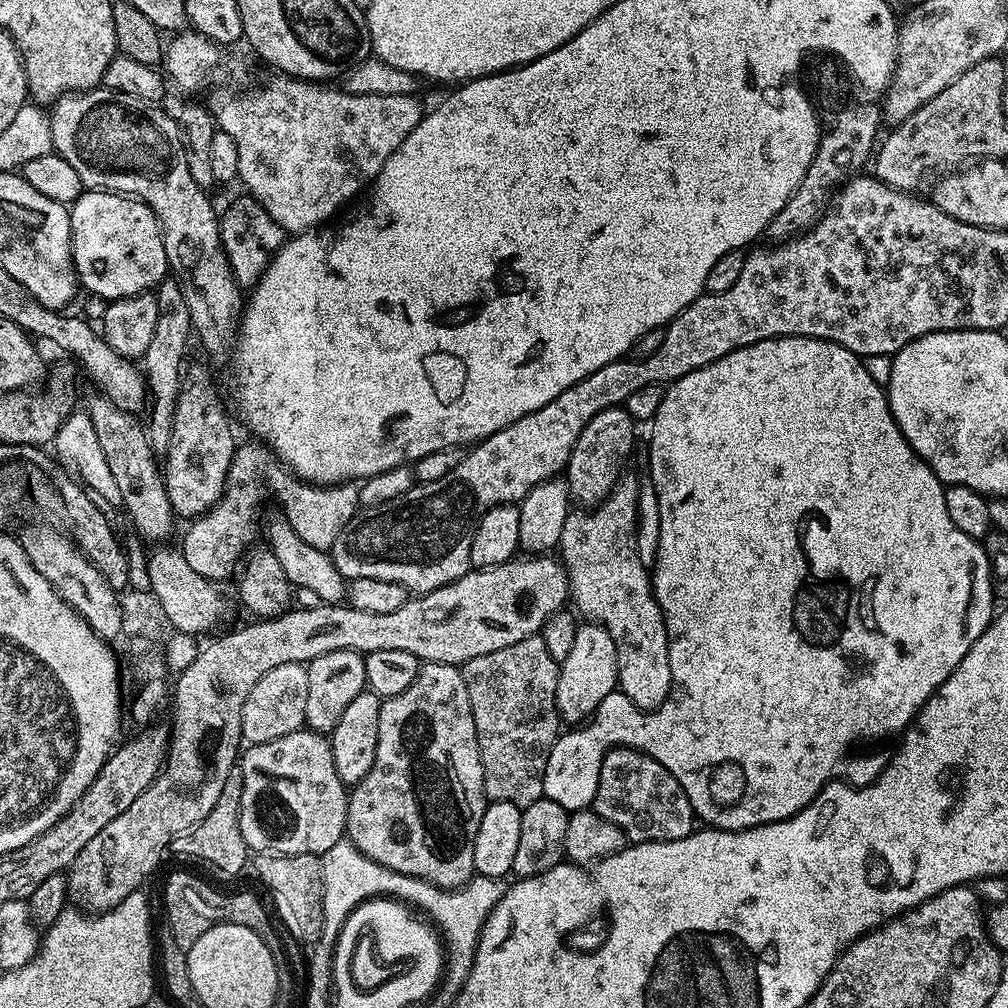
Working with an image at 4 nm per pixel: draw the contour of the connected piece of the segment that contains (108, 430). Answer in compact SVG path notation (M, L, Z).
M97 394L88 405L86 411L92 418L98 441L106 456L106 461L115 477L122 495L123 509L127 510L135 528L152 544L160 544L174 528L176 515L170 506L169 495L166 494L162 472L155 452L148 445L147 433L142 429L135 413L122 410L112 399Z

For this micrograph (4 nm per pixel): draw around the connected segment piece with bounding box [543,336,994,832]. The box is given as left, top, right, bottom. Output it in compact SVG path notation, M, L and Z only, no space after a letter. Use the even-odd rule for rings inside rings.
M780 336L776 340L763 340L754 342L750 346L742 346L714 362L710 366L702 366L682 378L673 380L667 385L662 398L662 406L658 406L655 416L650 421L652 427L652 441L648 444L648 468L652 471L652 484L656 487L656 508L660 511L660 537L656 540L656 565L651 565L650 575L652 578L652 592L656 595L658 606L664 615L664 625L668 635L668 653L670 654L670 674L672 675L672 689L670 694L662 702L662 706L650 712L639 710L627 710L628 712L616 712L615 695L602 698L598 706L593 710L587 721L579 726L569 727L561 731L556 737L554 746L550 750L550 758L546 762L546 774L544 775L543 799L558 802L570 814L583 812L591 809L592 800L598 790L598 774L602 774L602 758L611 748L633 748L644 752L654 758L654 762L662 762L674 778L678 778L678 786L686 790L686 798L690 798L690 806L695 815L701 816L708 826L721 828L727 832L741 832L744 828L762 826L779 820L789 820L794 814L798 814L803 808L819 794L821 788L837 775L840 763L848 752L851 744L859 740L876 740L879 736L892 736L903 733L908 725L915 720L920 713L921 706L927 702L954 674L958 662L966 658L970 646L978 642L981 634L988 629L994 615L994 597L992 594L992 575L988 559L984 553L981 541L970 538L950 522L950 514L946 510L946 498L944 497L945 485L930 470L930 466L908 445L902 430L894 422L892 411L888 405L888 397L885 389L872 379L867 372L865 361L855 356L850 350L838 346L829 340L812 340L808 336Z

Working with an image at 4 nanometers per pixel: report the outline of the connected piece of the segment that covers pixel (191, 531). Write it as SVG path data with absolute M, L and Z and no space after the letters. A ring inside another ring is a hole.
M241 443L237 447L228 467L222 498L203 516L195 517L189 523L192 525L184 532L182 553L191 569L211 582L226 579L232 571L235 573L250 546L257 543L256 523L259 525L262 520L260 499L264 496L268 480L275 478L277 465L273 453L267 447L252 444Z

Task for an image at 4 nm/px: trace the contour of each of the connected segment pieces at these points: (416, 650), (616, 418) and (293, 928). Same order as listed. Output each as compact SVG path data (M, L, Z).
M524 554L519 558L502 562L493 568L469 570L462 578L458 578L454 582L450 582L446 586L442 586L433 592L413 595L405 604L398 606L398 610L393 610L390 614L370 614L366 610L358 610L344 602L322 602L313 608L301 608L296 606L284 612L281 616L260 618L252 622L256 624L248 624L245 628L236 628L233 632L228 632L225 636L220 636L217 640L210 641L205 648L203 645L203 647L197 651L194 662L190 662L190 666L186 666L186 670L182 670L175 677L176 693L174 693L173 696L171 693L170 696L170 704L172 700L172 724L170 723L170 743L167 751L169 756L167 757L166 763L163 765L160 775L157 776L156 781L153 782L149 788L142 790L142 794L138 794L138 798L134 798L134 802L130 806L130 810L126 810L126 814L118 814L118 818L114 818L114 822L109 822L100 833L94 834L94 838L90 838L90 842L86 842L86 846L82 846L78 858L74 858L72 867L66 872L68 877L69 901L71 901L77 909L83 910L88 914L110 912L113 908L121 907L125 901L135 897L137 893L139 893L136 891L139 890L140 883L159 866L160 859L163 858L164 852L166 856L173 842L184 832L189 832L194 826L198 826L198 822L202 822L202 818L206 818L206 814L210 814L210 810L214 810L218 798L222 795L222 786L226 786L226 778L234 771L238 764L238 753L242 748L242 706L246 702L250 690L254 688L254 682L258 682L258 678L262 678L262 674L266 674L266 670L270 670L274 666L282 666L283 664L307 662L318 658L322 654L330 654L330 650L354 650L361 654L367 654L374 650L406 650L406 654L414 654L416 659L421 662L463 666L466 662L470 662L470 658L478 658L482 654L490 654L494 650L503 650L505 646L514 646L514 642L522 642L522 638L530 638L531 636L537 635L537 633L543 629L546 621L556 612L561 611L561 609L569 603L569 600L568 571L565 570L563 563L552 554Z
M627 407L603 408L578 434L578 442L568 459L566 479L573 501L580 506L595 506L612 493L612 487L622 475L624 463L632 452L632 443L636 440L637 421L633 420Z
M260 854L251 861L251 871L256 871L256 876L268 887L272 895L271 907L274 916L282 925L283 931L293 936L300 944L311 946L318 942L324 925L322 914L322 894L324 883L322 882L322 866L320 856L314 854L294 854L293 856L274 856Z

